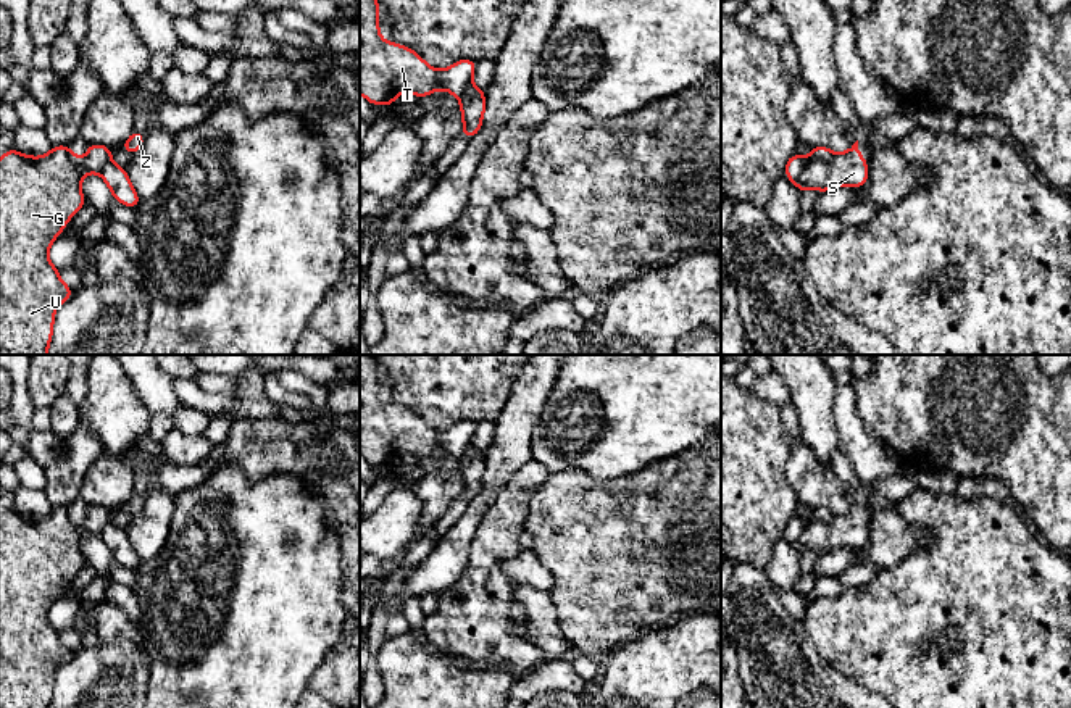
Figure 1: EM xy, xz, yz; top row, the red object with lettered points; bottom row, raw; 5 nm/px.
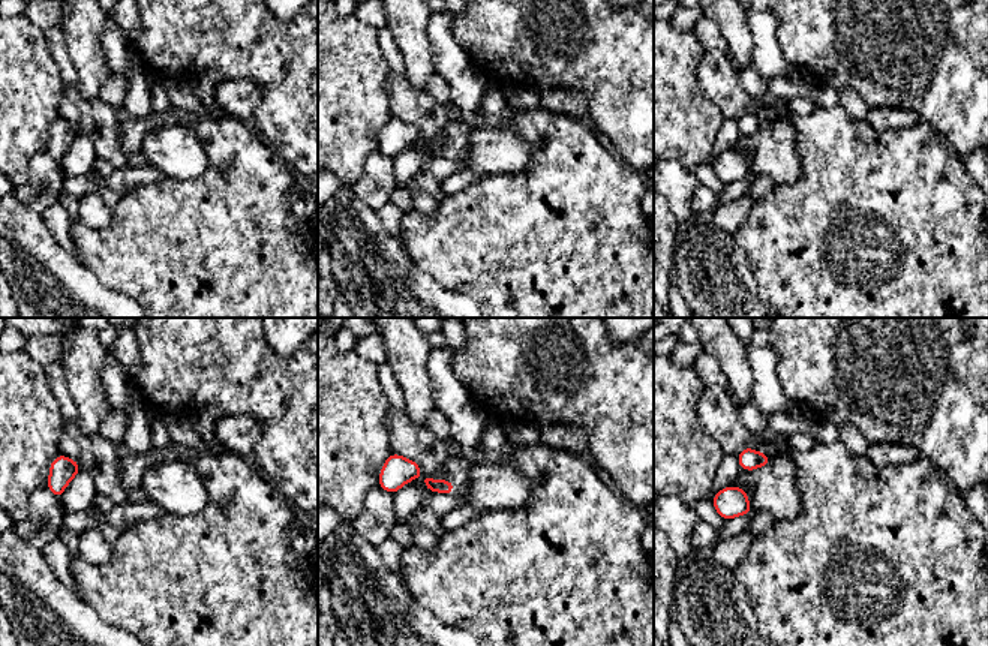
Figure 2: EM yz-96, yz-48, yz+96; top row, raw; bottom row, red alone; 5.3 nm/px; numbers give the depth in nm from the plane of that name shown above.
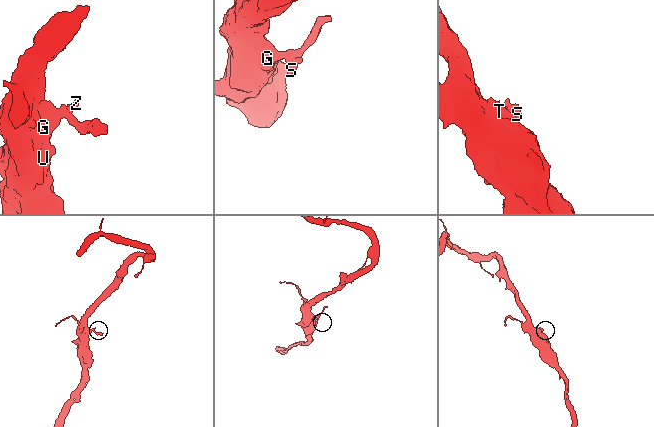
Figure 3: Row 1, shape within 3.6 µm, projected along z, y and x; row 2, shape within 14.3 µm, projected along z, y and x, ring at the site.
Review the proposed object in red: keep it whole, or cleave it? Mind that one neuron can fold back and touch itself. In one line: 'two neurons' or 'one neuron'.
two neurons

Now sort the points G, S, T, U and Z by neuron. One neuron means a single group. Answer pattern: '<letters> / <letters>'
G T U Z / S

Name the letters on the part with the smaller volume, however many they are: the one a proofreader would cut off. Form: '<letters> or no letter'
S

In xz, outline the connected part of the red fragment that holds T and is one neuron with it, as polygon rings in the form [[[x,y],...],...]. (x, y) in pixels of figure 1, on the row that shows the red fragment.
[[[360,0],[360,94],[369,105],[392,106],[403,92],[421,98],[440,89],[461,102],[476,61],[465,58],[442,71],[429,66],[410,47],[381,37],[379,8],[377,0]]]

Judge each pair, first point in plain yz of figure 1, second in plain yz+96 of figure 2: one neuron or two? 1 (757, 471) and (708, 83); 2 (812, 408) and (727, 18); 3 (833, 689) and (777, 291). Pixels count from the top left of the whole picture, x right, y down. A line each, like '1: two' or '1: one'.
1: two
2: one
3: two

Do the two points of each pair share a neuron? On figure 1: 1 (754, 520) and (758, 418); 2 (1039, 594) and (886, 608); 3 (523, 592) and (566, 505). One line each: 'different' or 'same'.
1: same
2: same
3: different

